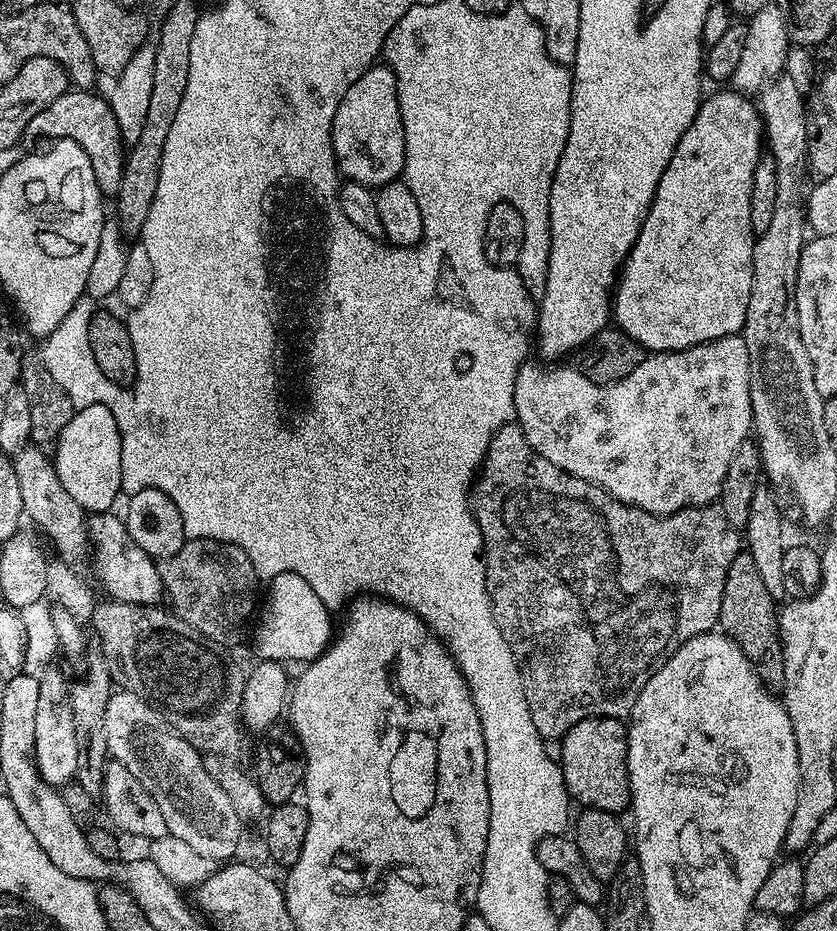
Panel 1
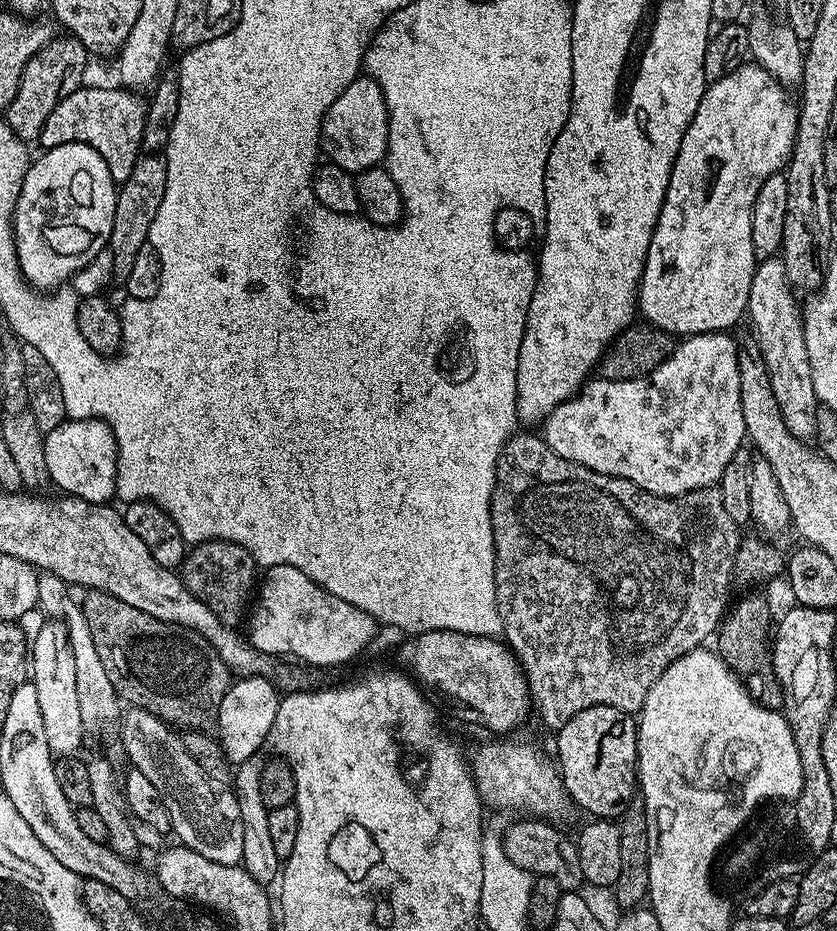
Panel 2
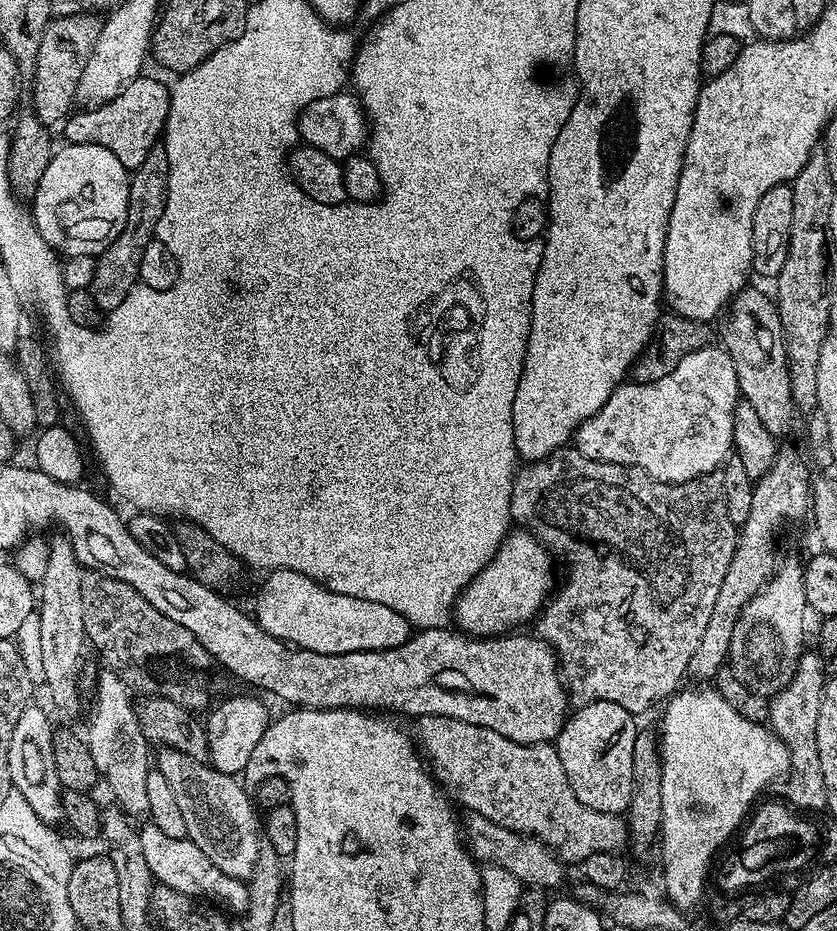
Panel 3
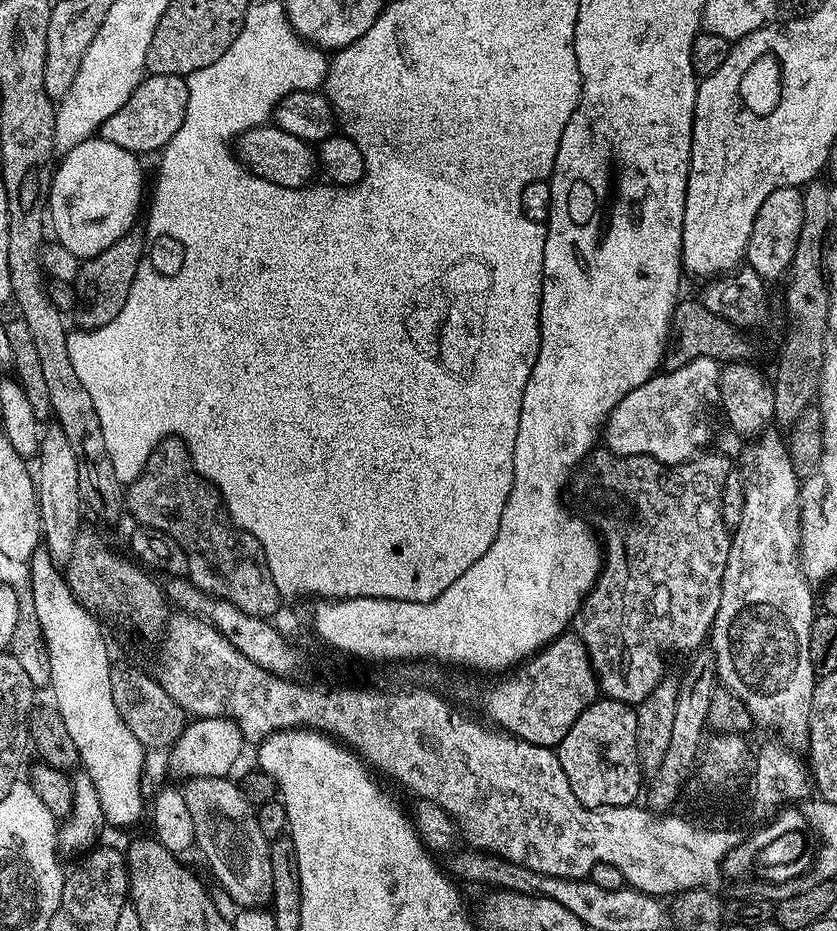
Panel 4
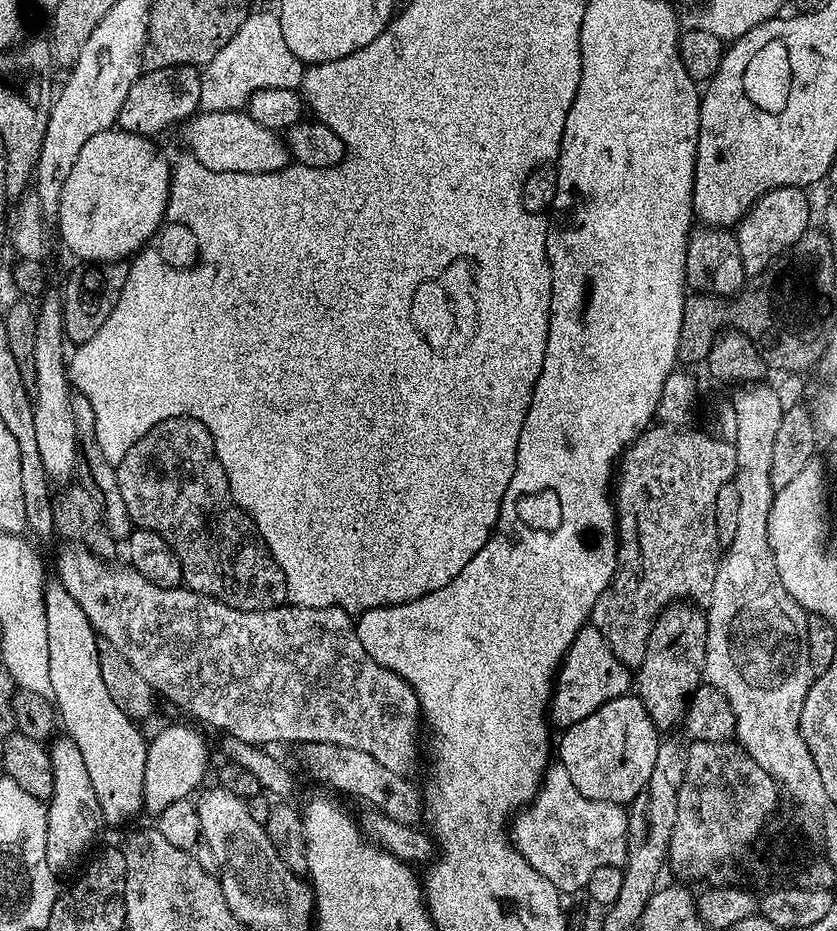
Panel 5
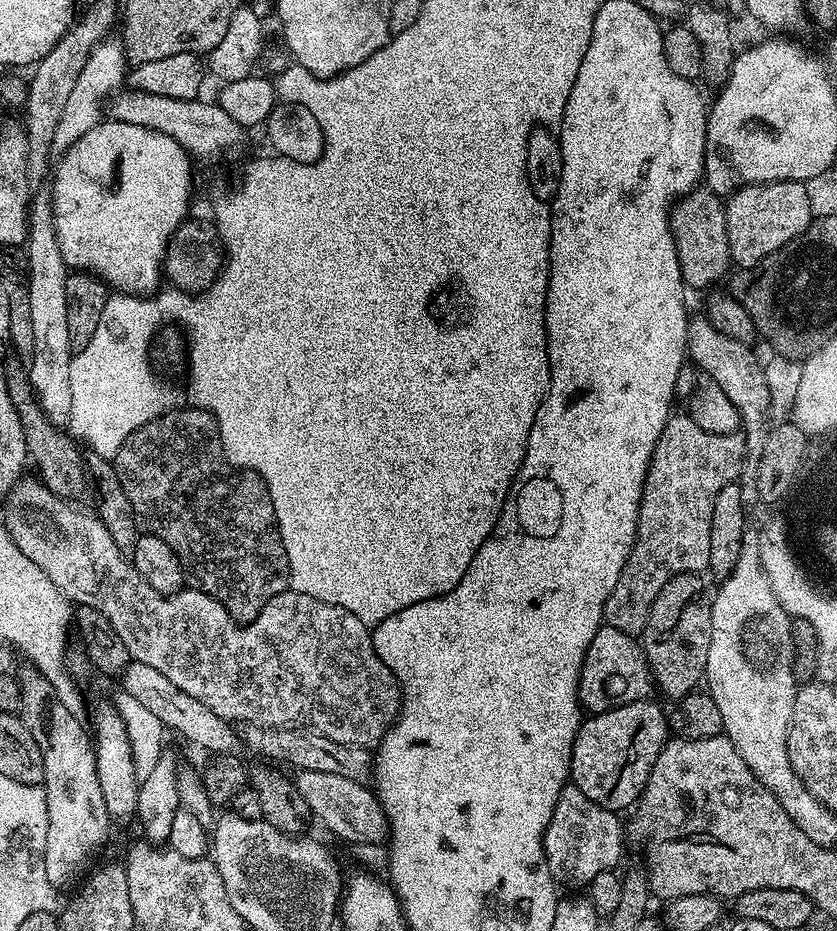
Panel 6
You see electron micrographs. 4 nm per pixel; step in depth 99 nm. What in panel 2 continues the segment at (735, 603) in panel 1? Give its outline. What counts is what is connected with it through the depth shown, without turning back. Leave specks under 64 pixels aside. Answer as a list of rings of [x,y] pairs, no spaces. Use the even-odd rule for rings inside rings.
[[[748,592],[736,605],[729,607],[724,613],[723,620],[720,621],[720,627],[715,633],[714,645],[715,651],[726,662],[726,666],[731,672],[735,672],[737,676],[746,681],[746,687],[749,692],[755,696],[756,701],[762,706],[766,706],[768,710],[775,712],[781,711],[784,706],[784,692],[780,688],[780,680],[776,677],[776,673],[772,670],[772,650],[766,643],[764,644],[764,631],[771,629],[774,624],[774,616],[772,620],[772,608],[768,605],[768,600],[760,592]]]

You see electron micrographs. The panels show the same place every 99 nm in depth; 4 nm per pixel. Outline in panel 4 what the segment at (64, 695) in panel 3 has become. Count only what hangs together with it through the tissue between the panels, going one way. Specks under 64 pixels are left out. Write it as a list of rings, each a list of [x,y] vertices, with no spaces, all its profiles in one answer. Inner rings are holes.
[[[58,426],[52,427],[53,429],[48,433],[48,431],[41,437],[40,439],[40,450],[38,453],[38,470],[36,469],[36,491],[37,496],[39,498],[39,514],[40,514],[40,525],[41,525],[41,535],[42,540],[44,543],[44,547],[47,549],[48,553],[51,556],[51,560],[55,562],[57,567],[65,567],[69,560],[71,554],[73,554],[74,550],[74,541],[77,537],[77,534],[80,532],[80,529],[82,527],[82,510],[84,511],[84,503],[81,498],[81,491],[79,489],[79,483],[78,483],[78,462],[77,462],[77,456],[74,454],[72,449],[70,448],[70,442],[68,439],[65,438],[65,434]]]

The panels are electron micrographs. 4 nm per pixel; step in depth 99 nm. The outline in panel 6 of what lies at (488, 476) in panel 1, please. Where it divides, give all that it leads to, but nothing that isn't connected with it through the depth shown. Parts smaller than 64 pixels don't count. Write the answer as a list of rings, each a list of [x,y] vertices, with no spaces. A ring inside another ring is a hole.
[[[669,415],[648,463],[648,473],[636,523],[636,541],[618,578],[618,586],[610,590],[610,598],[606,598],[604,603],[603,623],[629,634],[643,633],[646,618],[650,614],[650,606],[654,598],[658,598],[662,586],[666,586],[669,578],[679,572],[700,574],[703,573],[703,568],[709,567],[714,498],[718,498],[718,494],[726,485],[741,479],[740,471],[744,468],[744,460],[746,461],[744,437],[739,431],[714,434],[696,427],[691,416],[676,415]]]

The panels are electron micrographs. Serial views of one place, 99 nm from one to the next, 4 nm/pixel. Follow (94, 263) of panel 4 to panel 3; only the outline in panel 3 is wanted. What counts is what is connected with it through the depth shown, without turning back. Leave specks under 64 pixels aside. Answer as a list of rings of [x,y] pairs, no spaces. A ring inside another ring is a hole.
[[[160,142],[150,150],[150,154],[146,154],[142,166],[138,166],[131,173],[128,181],[128,223],[118,234],[118,238],[110,242],[108,249],[96,257],[96,269],[90,291],[97,308],[119,308],[123,300],[133,295],[132,287],[137,287],[138,284],[142,250],[146,250],[148,243],[155,237],[156,223],[158,218],[162,218],[162,210],[166,206],[169,174],[166,150]]]

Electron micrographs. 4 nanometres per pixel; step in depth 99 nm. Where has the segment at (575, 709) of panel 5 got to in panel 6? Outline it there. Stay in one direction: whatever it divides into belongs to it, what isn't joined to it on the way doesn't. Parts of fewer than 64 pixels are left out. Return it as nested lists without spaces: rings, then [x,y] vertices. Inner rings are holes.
[[[604,624],[594,634],[582,662],[578,698],[585,713],[595,714],[617,708],[619,704],[629,704],[649,699],[654,692],[652,670],[648,666],[648,657],[639,639],[614,626]]]

